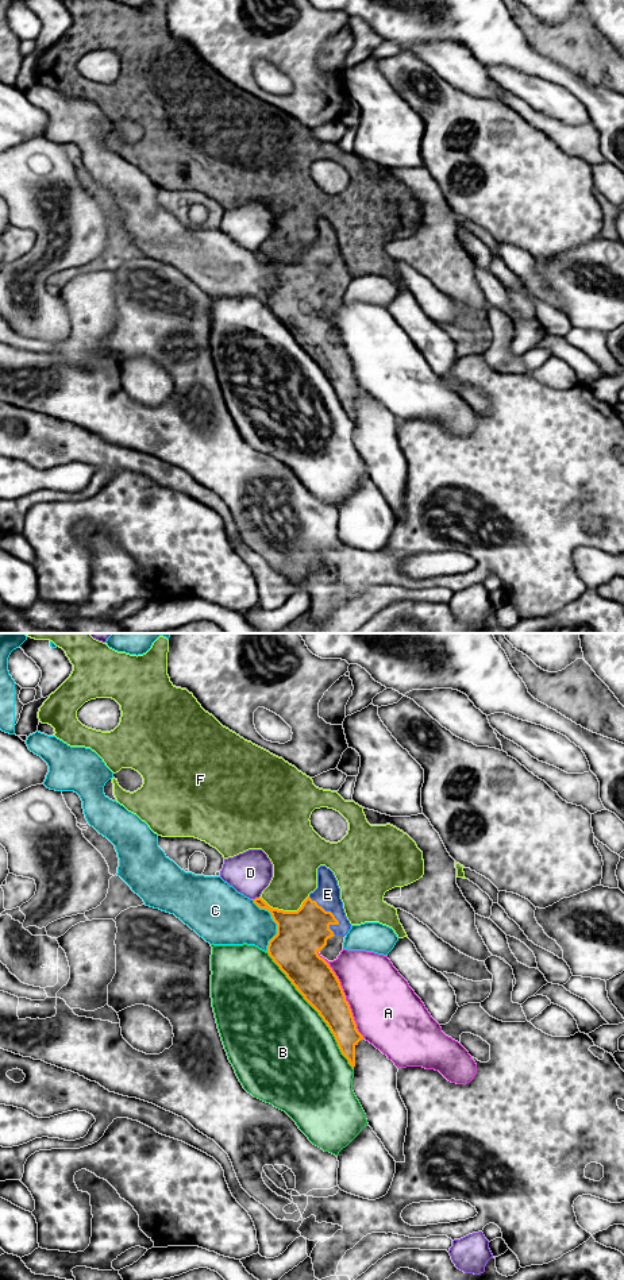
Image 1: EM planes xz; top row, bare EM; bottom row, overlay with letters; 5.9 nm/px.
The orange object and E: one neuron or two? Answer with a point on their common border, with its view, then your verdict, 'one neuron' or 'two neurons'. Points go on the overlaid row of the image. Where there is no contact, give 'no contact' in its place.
contact xz (332, 914); one neuron

